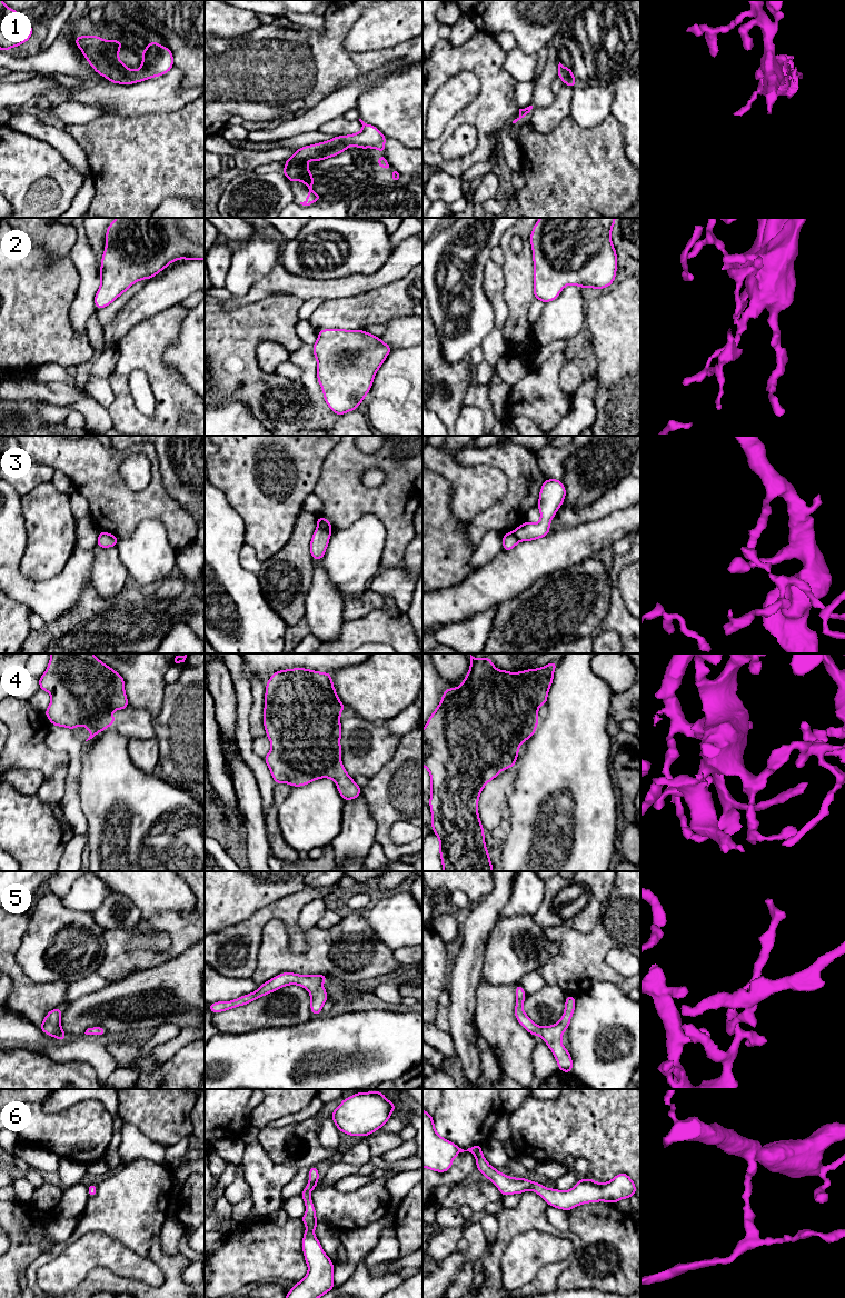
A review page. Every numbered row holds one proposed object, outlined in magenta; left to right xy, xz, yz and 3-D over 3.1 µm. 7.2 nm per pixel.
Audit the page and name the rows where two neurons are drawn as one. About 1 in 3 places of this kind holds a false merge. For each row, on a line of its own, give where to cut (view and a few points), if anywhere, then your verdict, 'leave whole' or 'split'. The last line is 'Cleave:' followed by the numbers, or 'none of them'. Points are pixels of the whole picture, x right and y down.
1: no cut | leave whole
2: no cut | leave whole
3: xz (317, 527), (330, 531) | split
4: no cut | leave whole
5: no cut | leave whole
6: no cut | leave whole
Cleave: 3

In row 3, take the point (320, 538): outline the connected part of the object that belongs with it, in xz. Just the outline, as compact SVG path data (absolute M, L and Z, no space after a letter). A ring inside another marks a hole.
M317 528L310 540L310 555L314 560L320 560L324 558L331 531Z

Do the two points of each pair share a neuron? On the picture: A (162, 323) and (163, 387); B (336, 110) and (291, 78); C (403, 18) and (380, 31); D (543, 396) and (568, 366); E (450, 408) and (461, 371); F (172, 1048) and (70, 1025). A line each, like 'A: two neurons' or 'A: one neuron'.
A: one neuron
B: two neurons
C: one neuron
D: two neurons
E: one neuron
F: two neurons

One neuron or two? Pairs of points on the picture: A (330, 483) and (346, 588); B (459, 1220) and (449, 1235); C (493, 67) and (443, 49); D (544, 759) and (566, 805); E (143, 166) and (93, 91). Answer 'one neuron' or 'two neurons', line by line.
A: two neurons
B: two neurons
C: one neuron
D: one neuron
E: two neurons

